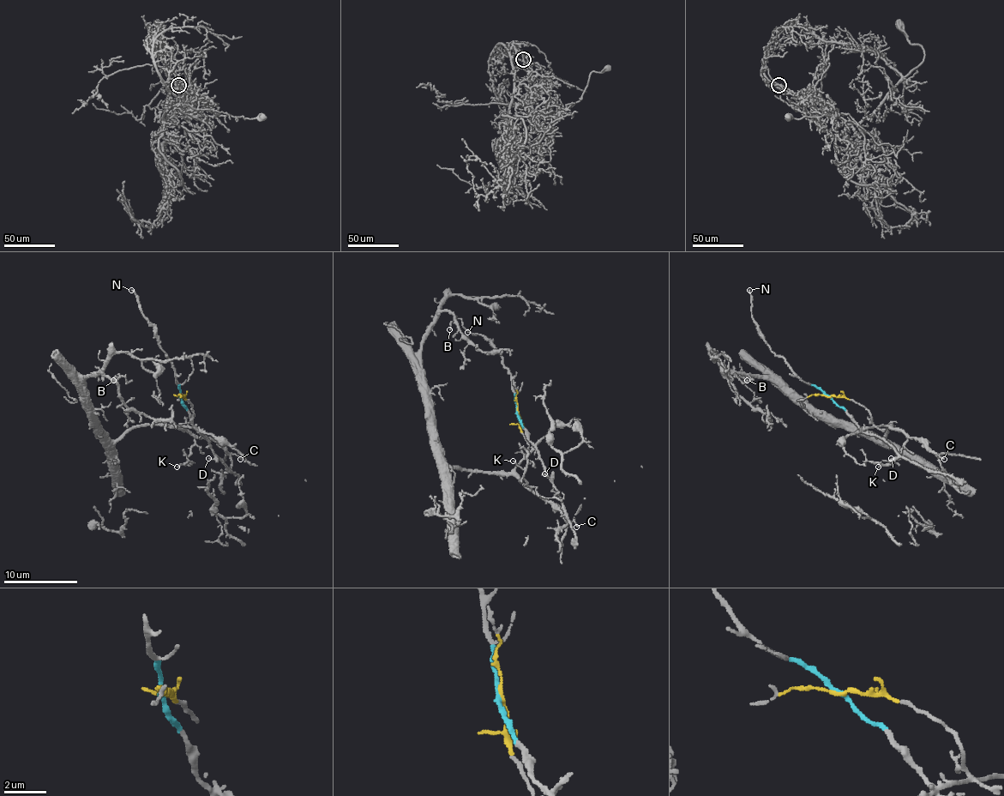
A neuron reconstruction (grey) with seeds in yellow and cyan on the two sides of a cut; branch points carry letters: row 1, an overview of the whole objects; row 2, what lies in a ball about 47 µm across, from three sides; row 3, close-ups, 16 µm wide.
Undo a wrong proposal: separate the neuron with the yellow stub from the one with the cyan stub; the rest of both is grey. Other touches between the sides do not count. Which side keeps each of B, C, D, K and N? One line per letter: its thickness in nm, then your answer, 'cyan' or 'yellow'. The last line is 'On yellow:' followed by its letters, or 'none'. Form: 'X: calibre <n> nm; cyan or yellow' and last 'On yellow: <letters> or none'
B: calibre 90 nm; yellow
C: calibre 90 nm; yellow
D: calibre 80 nm; cyan
K: calibre 100 nm; yellow
N: calibre 170 nm; cyan
On yellow: B, C, K

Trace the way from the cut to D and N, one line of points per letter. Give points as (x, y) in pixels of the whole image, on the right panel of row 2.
D: (828, 397), (865, 431), (881, 437), (898, 455), (892, 460), (891, 457)
N: (828, 397), (806, 384), (769, 347), (753, 317), (749, 290)

